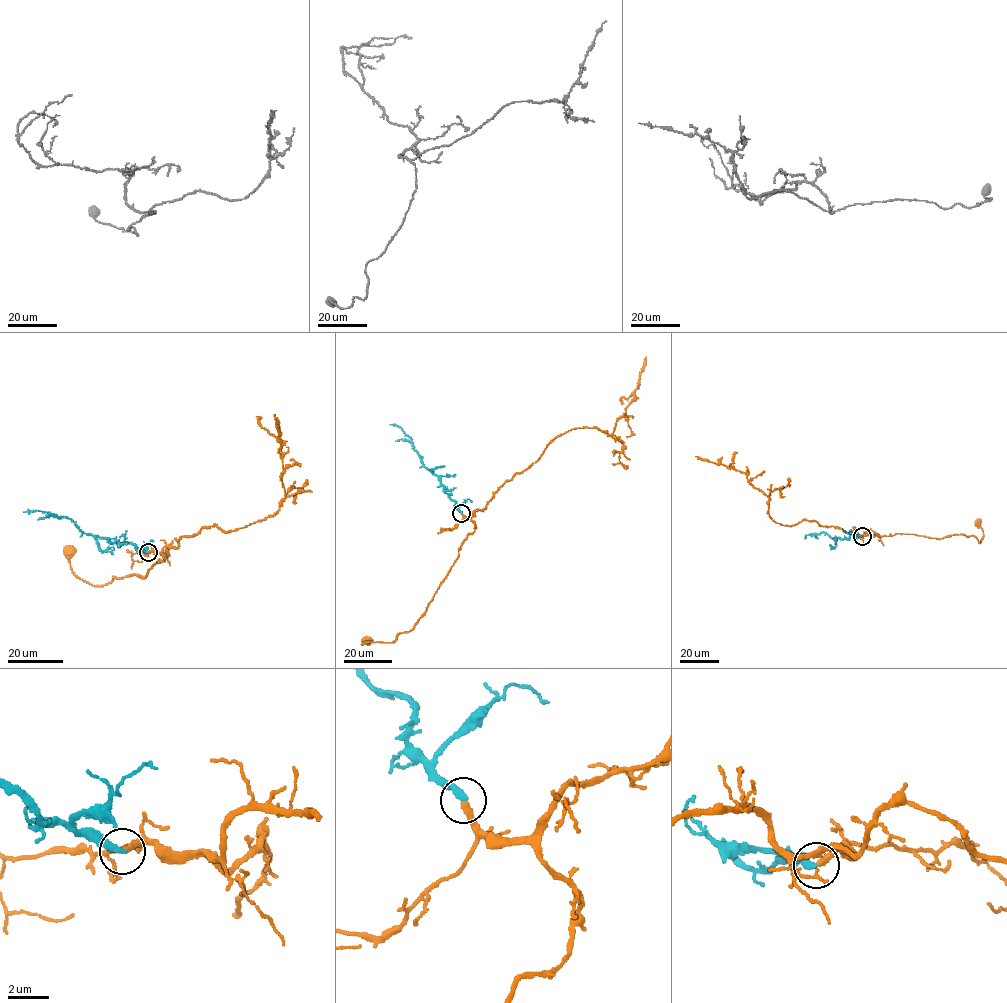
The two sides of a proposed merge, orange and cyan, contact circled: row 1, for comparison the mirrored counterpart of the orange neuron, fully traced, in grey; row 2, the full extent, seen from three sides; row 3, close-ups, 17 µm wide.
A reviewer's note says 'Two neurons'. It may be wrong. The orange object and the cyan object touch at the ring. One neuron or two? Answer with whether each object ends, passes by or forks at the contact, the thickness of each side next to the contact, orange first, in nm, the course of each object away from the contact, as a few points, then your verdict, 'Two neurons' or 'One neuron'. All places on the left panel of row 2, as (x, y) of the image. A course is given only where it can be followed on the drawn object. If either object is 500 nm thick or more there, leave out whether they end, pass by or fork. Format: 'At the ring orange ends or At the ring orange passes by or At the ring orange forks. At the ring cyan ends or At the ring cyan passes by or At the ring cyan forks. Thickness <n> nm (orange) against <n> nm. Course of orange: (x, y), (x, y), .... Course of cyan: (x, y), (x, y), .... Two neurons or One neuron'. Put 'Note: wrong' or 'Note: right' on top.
Note: wrong
At the ring orange ends. At the ring cyan ends. Thickness 280 nm (orange) against 340 nm. Course of orange: (149, 552), (168, 551), (145, 578), (114, 576), (110, 582), (95, 586), (73, 572), (69, 550). Course of cyan: (148, 552), (128, 542), (119, 545), (86, 534), (65, 517), (46, 511), (24, 512). One neuron

